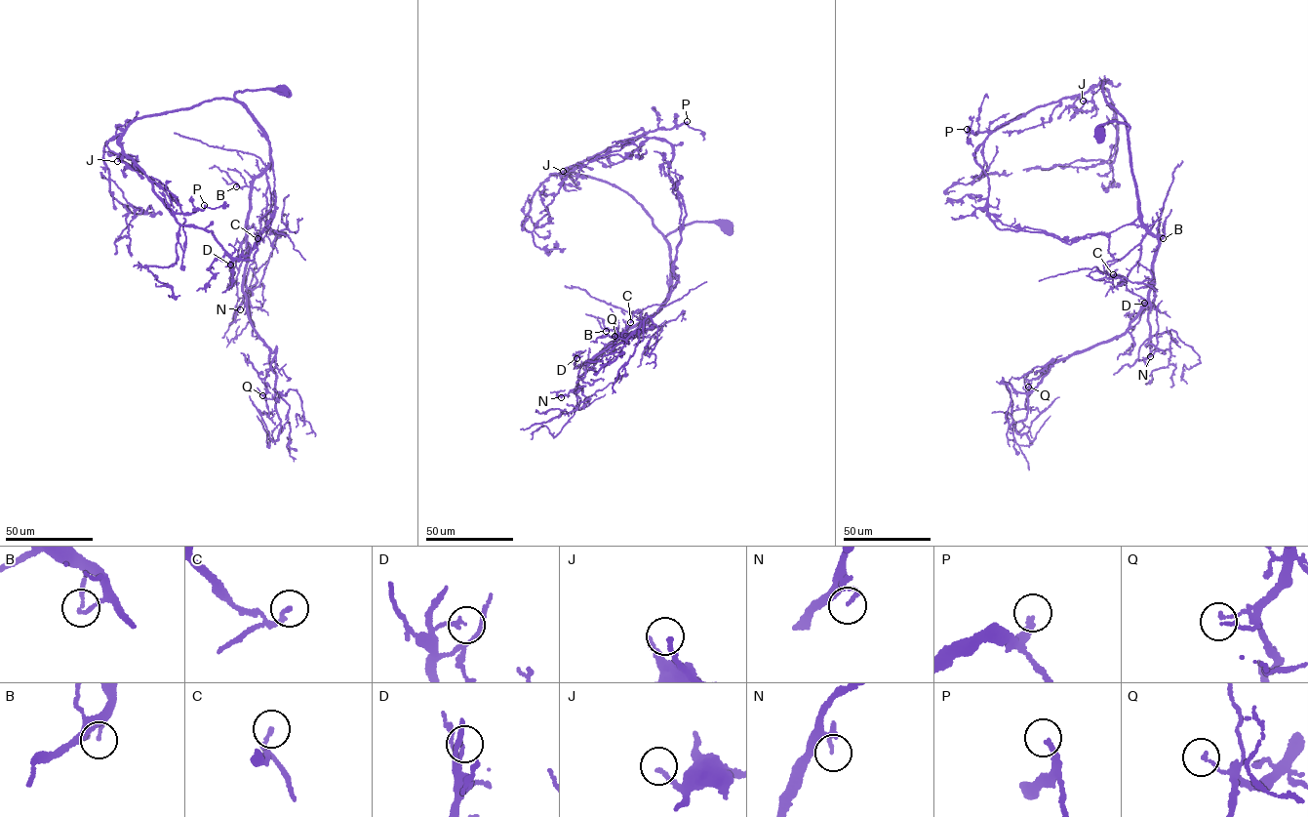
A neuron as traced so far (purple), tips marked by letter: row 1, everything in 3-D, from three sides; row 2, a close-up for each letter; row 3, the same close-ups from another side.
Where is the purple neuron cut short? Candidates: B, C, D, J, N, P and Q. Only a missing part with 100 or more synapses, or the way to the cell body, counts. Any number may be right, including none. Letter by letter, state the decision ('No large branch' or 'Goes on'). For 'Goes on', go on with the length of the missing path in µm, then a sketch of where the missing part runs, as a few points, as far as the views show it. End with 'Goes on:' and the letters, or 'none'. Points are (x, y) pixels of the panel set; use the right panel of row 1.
B: No large branch
C: No large branch
D: No large branch
J: No large branch
N: No large branch
P: Goes on. Missing length about 40 µm. Course of what is missing: (967, 129), (968, 116), (975, 120), (987, 103)
Q: No large branch
Goes on: P

